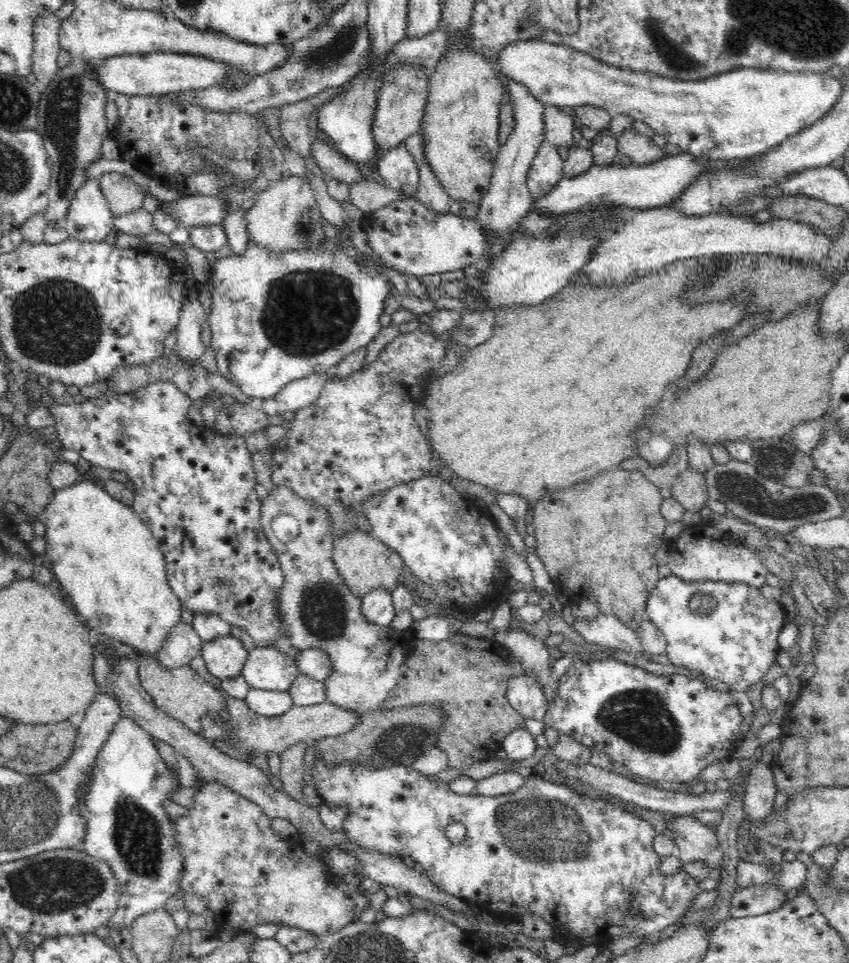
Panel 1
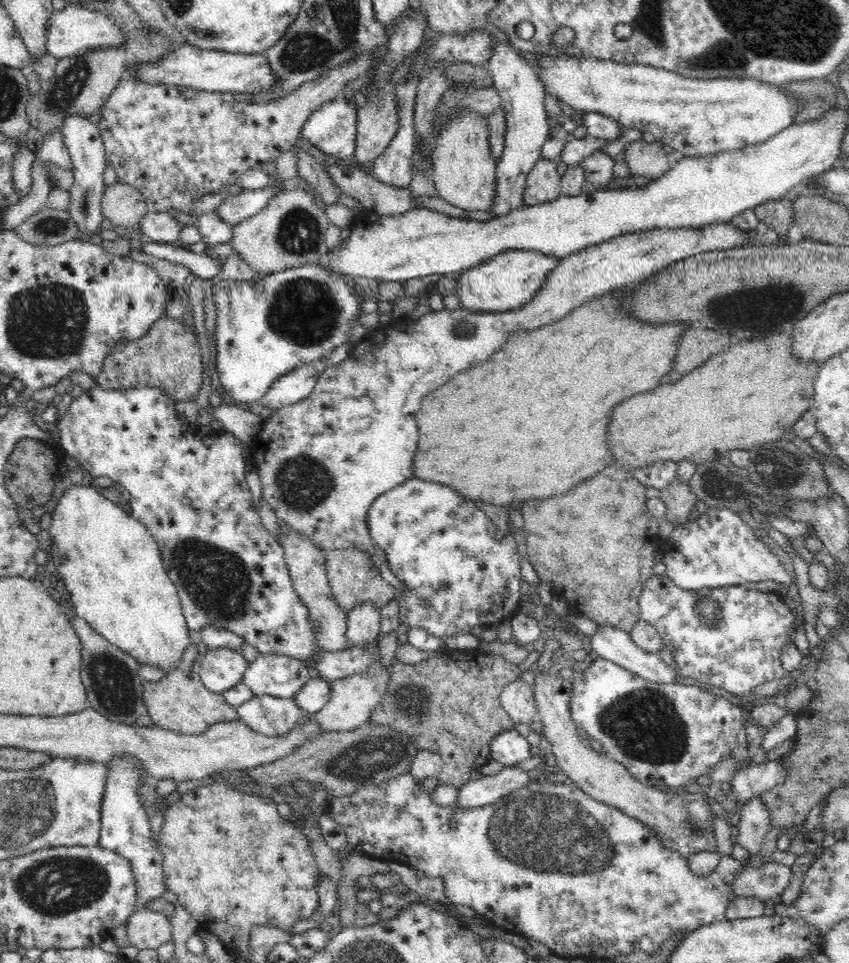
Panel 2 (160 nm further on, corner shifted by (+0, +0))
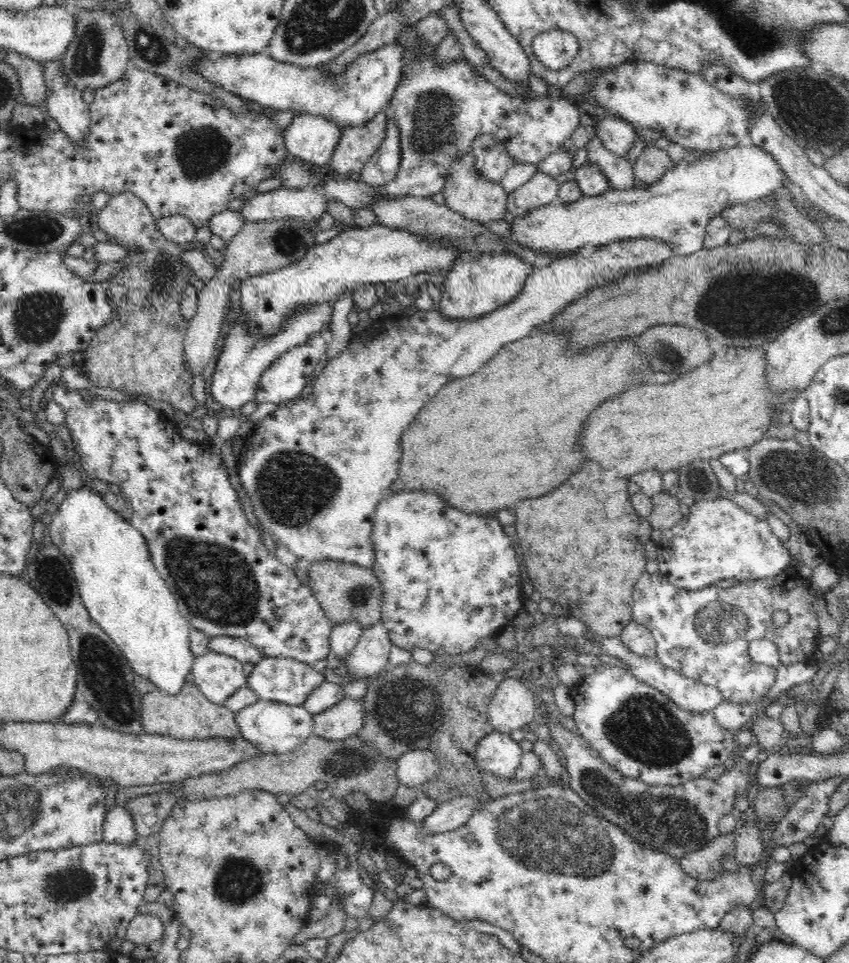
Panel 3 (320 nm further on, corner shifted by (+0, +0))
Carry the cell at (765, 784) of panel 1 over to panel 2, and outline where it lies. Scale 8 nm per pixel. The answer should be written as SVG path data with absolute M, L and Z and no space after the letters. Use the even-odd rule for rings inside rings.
M759 796L748 800L740 805L736 818L737 821L733 823L734 842L752 855L759 853L771 827L765 802Z

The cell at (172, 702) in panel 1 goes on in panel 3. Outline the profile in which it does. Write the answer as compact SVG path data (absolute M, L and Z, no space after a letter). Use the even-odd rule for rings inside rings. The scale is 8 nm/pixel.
M186 682L184 688L176 696L165 694L159 689L148 692L148 694L143 695L141 705L140 722L142 722L142 729L145 734L172 737L176 740L226 739L226 741L230 741L241 738L239 727L235 721L235 713L228 710L225 705L210 702L195 684L190 685Z

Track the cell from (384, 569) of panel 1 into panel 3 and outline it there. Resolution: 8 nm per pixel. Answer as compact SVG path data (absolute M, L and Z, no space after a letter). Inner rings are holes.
M326 560L326 562L307 563L304 573L307 573L307 582L312 594L317 598L332 625L354 622L362 629L368 629L381 622L384 590L371 567Z

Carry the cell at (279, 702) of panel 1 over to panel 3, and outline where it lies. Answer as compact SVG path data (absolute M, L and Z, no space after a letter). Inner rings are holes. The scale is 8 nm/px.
M258 700L235 714L241 736L259 750L260 754L284 754L304 744L313 735L314 715L303 705L280 704L270 700Z

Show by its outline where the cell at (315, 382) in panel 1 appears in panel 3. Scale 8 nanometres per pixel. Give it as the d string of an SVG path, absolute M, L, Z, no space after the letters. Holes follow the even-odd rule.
M330 330L320 331L310 335L307 344L300 346L293 346L290 350L280 354L279 359L276 359L272 364L264 369L262 376L256 389L256 398L254 401L259 404L288 404L300 397L302 389L306 385L308 377L314 373L316 364L329 346L331 339Z

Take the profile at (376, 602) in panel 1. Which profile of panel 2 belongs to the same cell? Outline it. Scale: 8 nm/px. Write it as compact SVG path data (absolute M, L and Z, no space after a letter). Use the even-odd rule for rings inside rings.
M372 604L355 607L348 613L348 630L346 639L350 644L376 642L382 628L380 609Z

